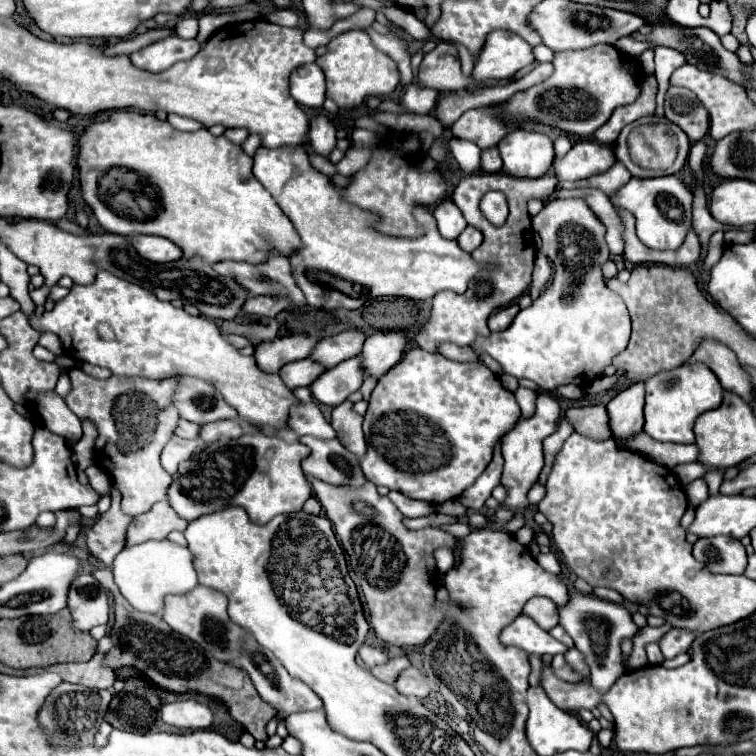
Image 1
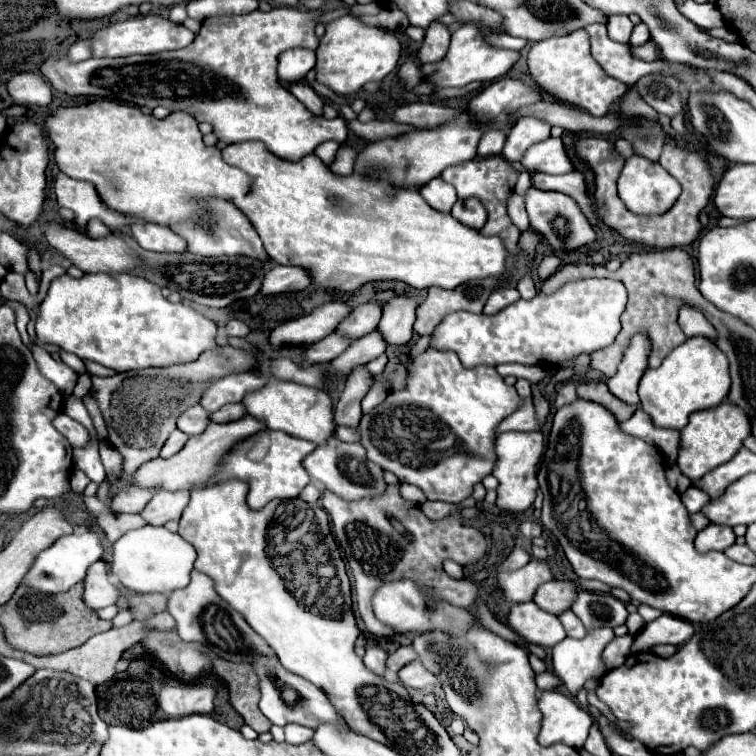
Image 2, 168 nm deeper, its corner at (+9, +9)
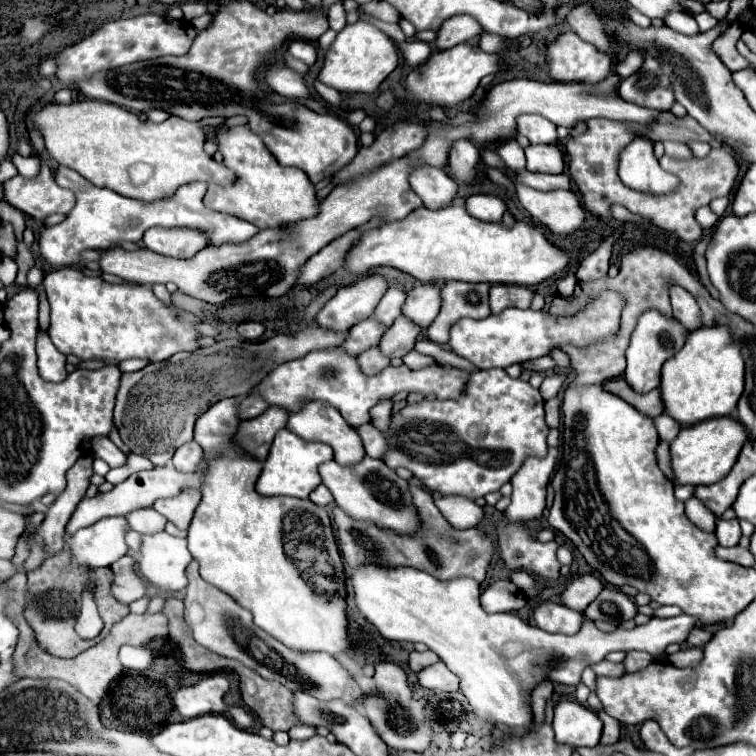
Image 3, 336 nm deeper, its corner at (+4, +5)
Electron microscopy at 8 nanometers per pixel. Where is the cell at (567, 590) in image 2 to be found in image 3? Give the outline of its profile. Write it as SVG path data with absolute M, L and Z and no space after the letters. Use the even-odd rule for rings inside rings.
M582 575L566 587L566 591L562 593L562 603L566 603L568 607L574 607L578 611L584 611L588 607L588 603L592 603L600 595L600 591L604 587L606 585L598 575Z

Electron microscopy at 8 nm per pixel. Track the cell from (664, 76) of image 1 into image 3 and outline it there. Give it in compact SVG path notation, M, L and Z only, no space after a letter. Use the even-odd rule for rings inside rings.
M630 51L622 61L616 61L614 65L614 73L618 73L620 77L628 77L634 71L638 71L638 67L642 65L644 55L638 55L638 51Z

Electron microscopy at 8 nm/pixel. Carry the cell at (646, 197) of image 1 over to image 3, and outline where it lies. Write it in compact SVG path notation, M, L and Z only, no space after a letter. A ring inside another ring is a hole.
M634 137L620 153L620 179L626 187L636 191L662 195L678 185L678 177L666 173L654 157L652 141L646 137Z

